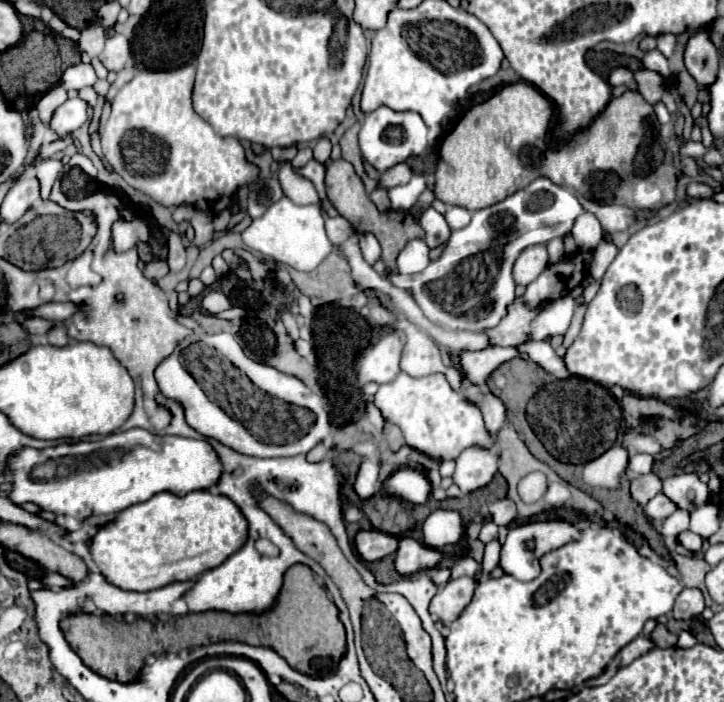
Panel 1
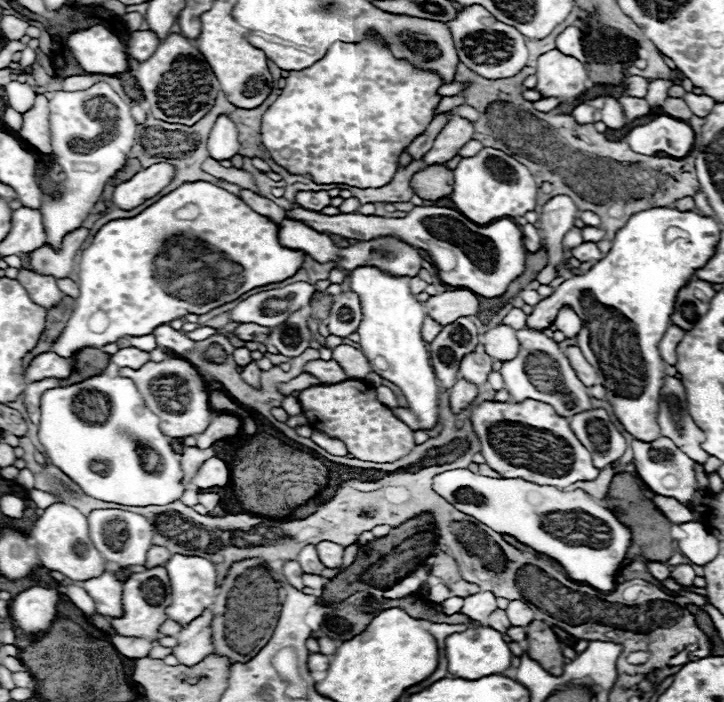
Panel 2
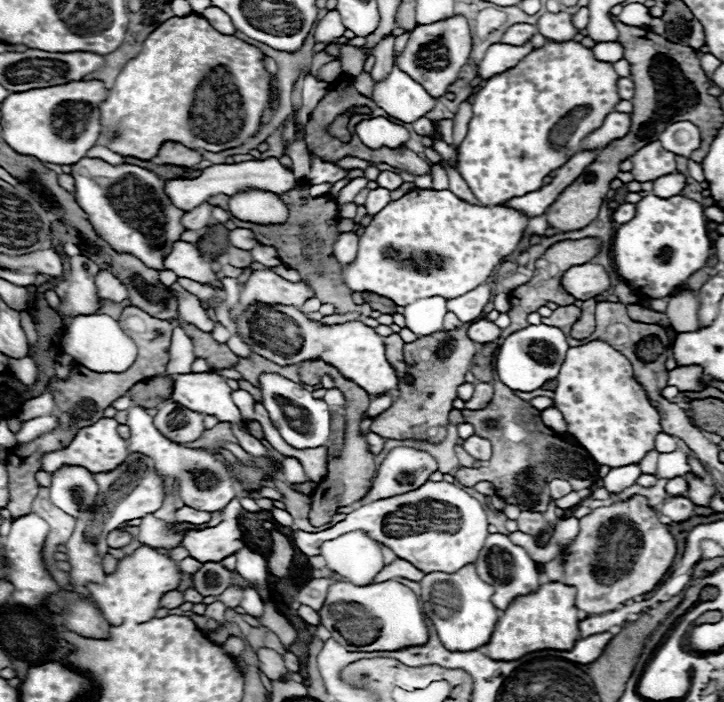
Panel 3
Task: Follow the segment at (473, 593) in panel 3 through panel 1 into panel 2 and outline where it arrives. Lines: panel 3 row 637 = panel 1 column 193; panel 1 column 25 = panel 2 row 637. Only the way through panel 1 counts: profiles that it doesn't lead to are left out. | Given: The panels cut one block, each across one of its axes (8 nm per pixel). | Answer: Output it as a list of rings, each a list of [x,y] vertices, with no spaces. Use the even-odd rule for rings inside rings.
[[[476,626],[462,634],[452,634],[446,638],[446,658],[448,658],[448,672],[454,678],[464,680],[478,680],[492,674],[502,674],[506,668],[510,668],[512,652],[508,644],[504,642],[504,634],[488,628],[488,626]]]

